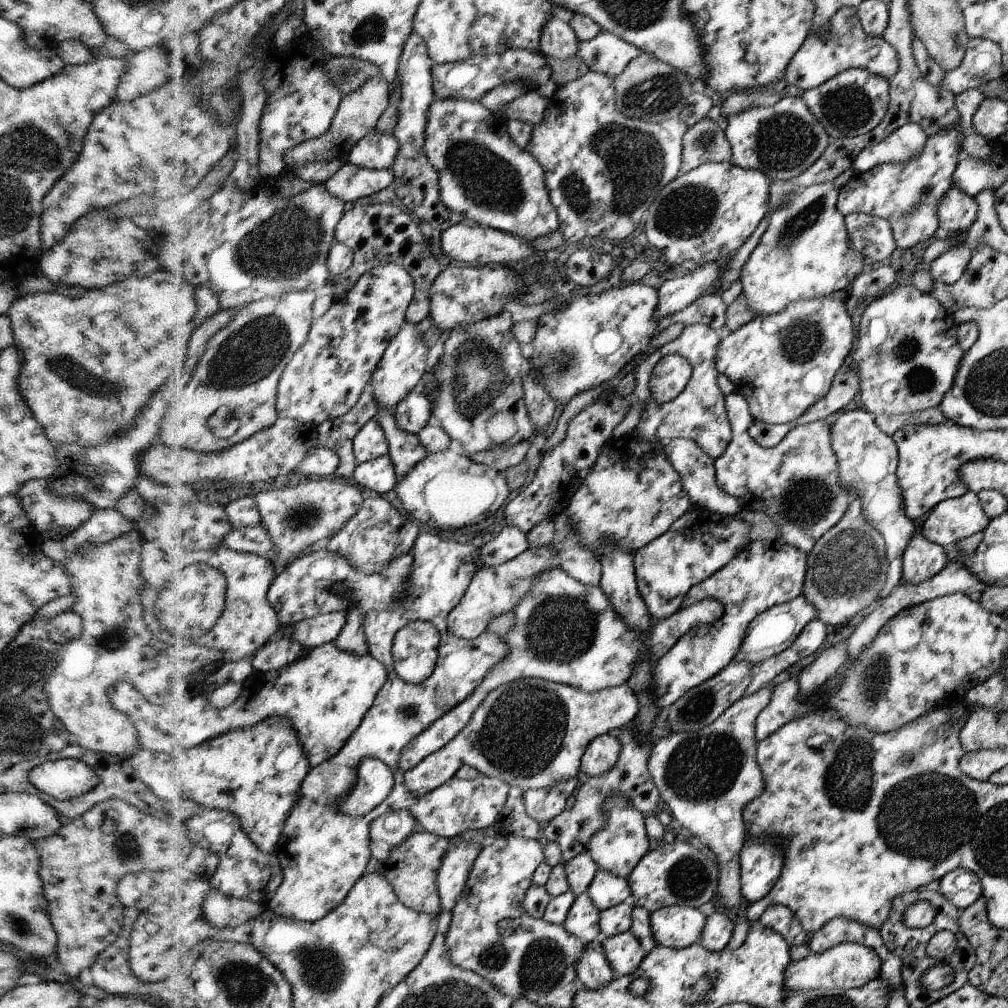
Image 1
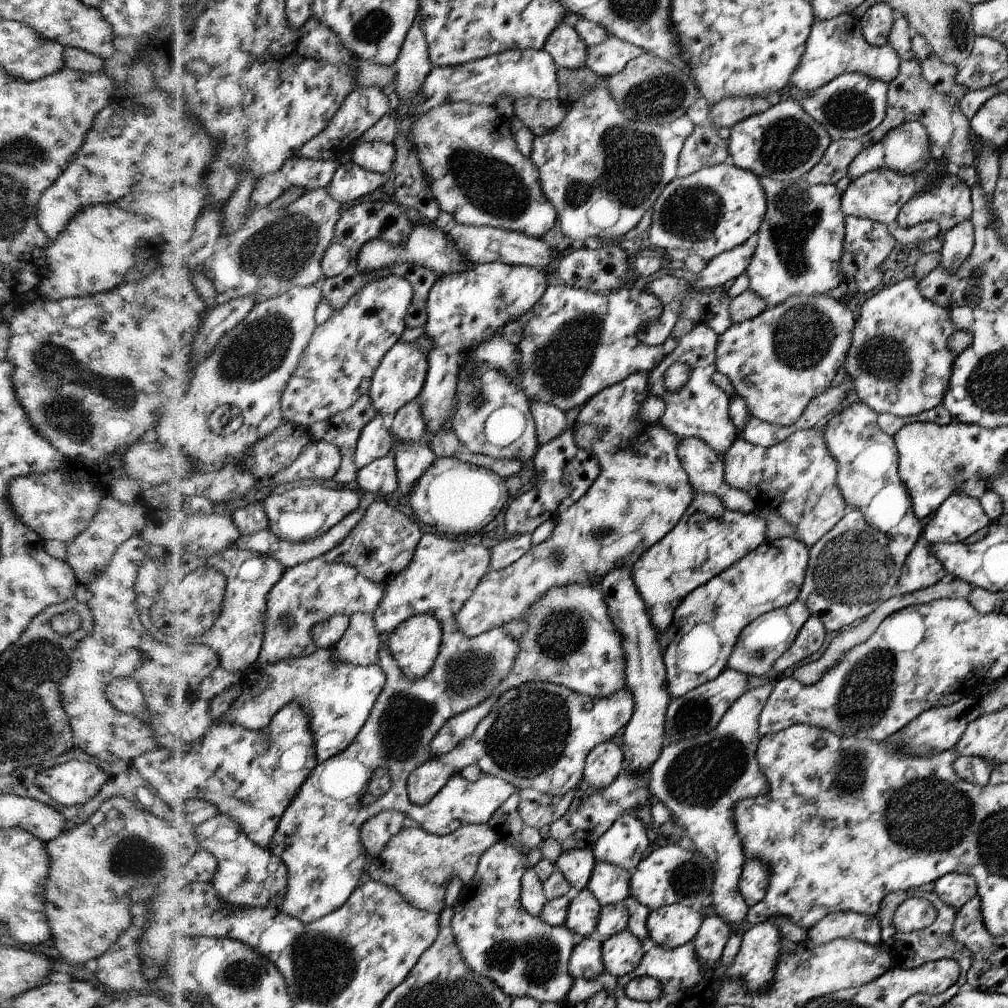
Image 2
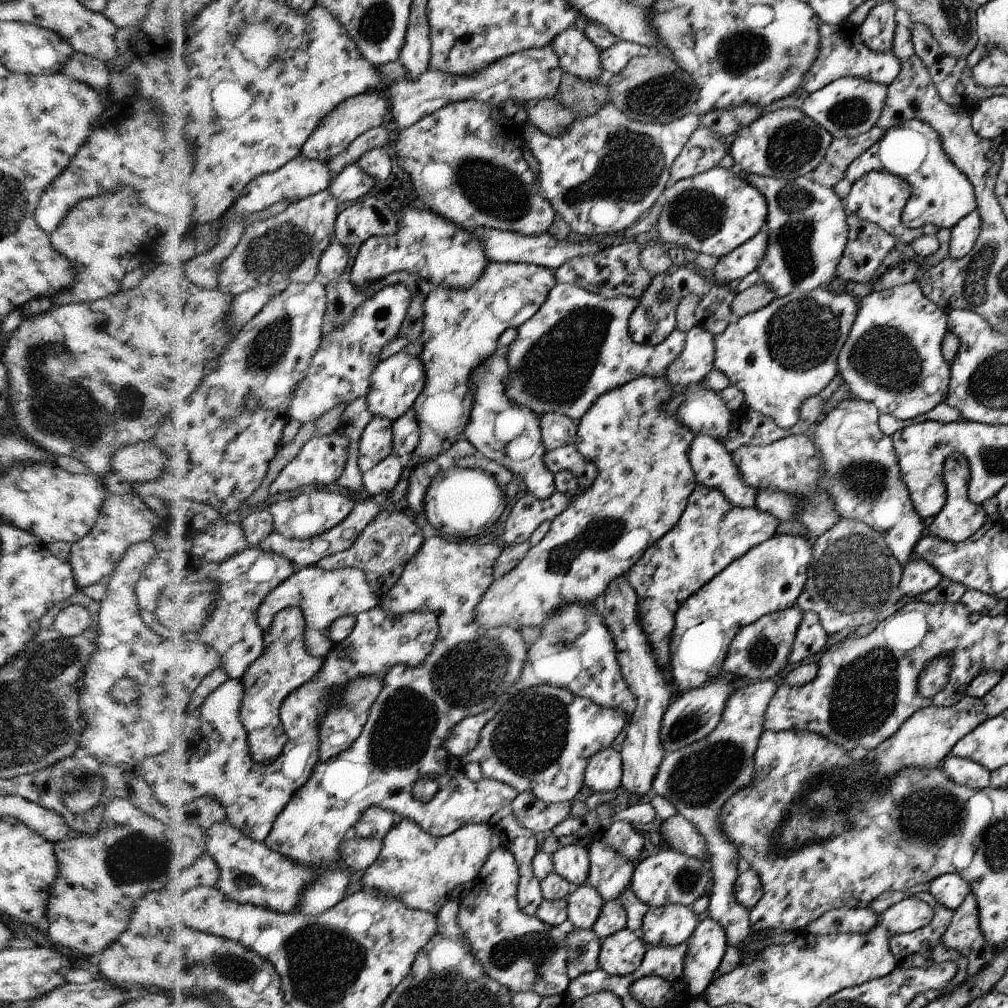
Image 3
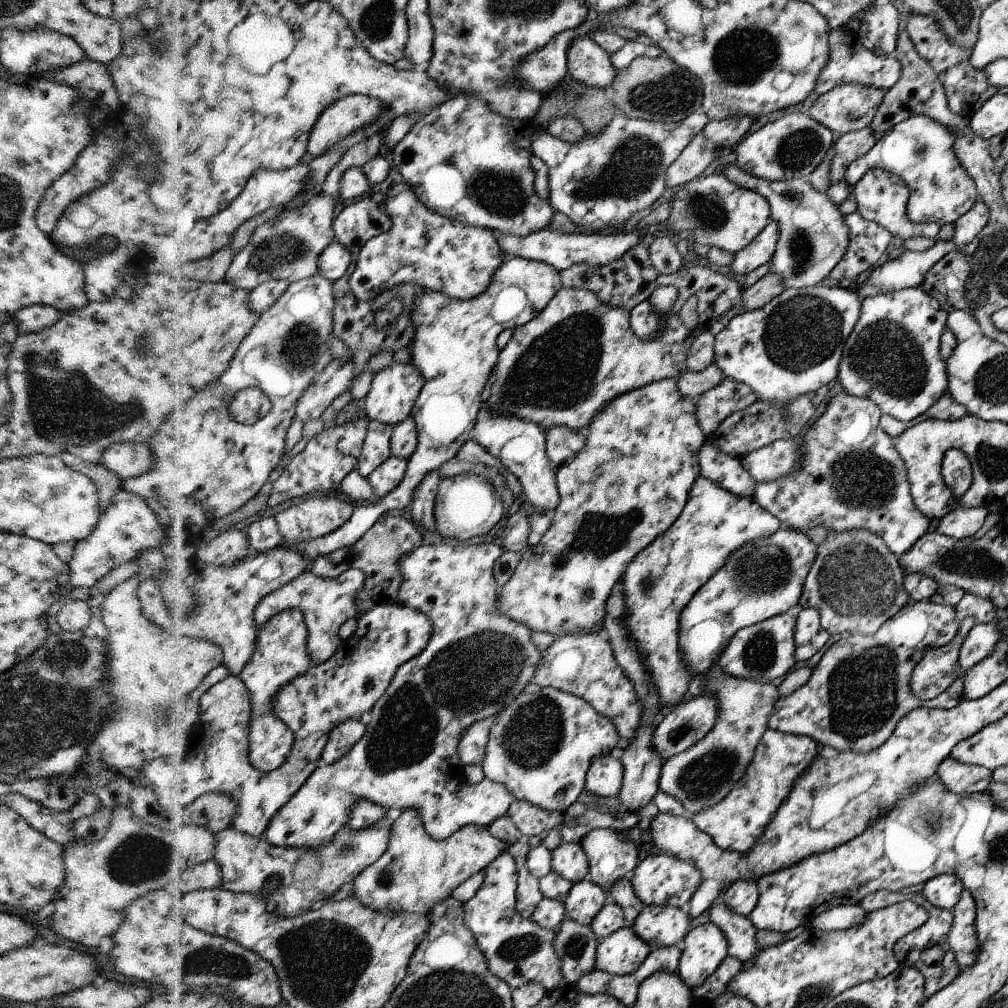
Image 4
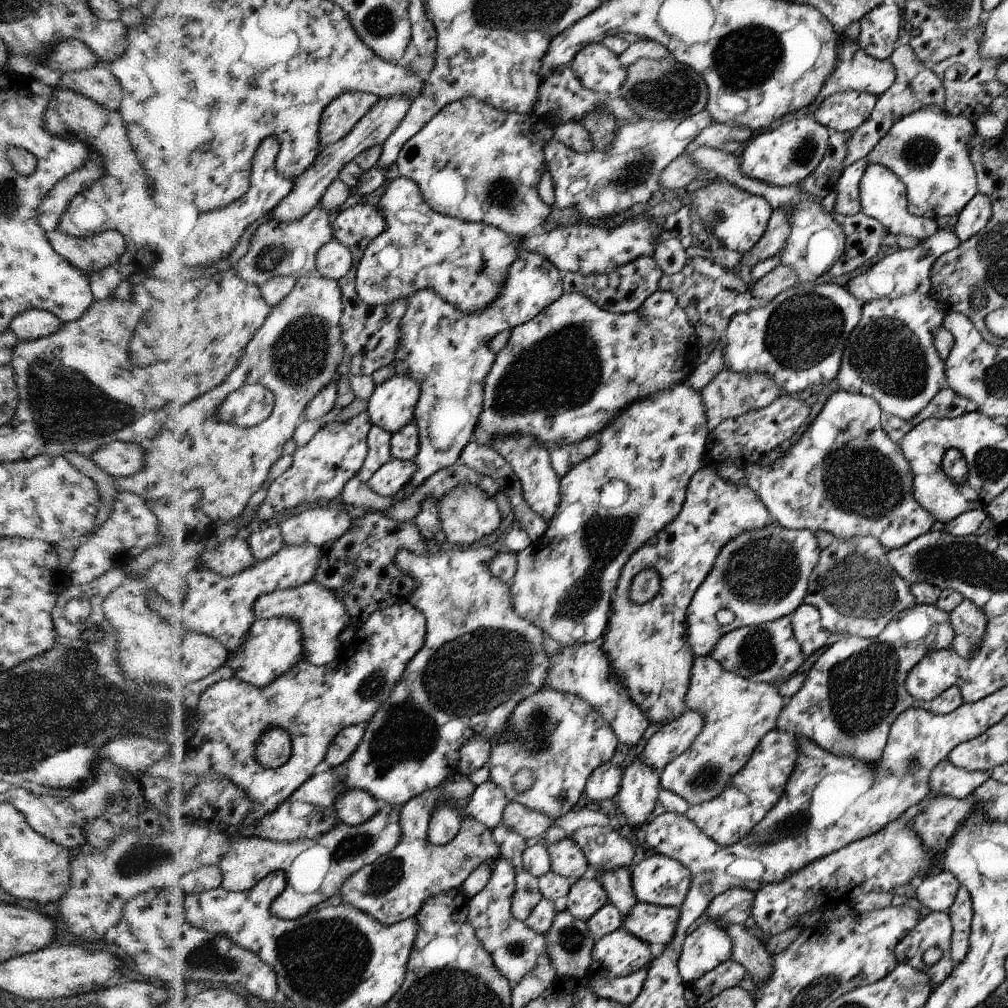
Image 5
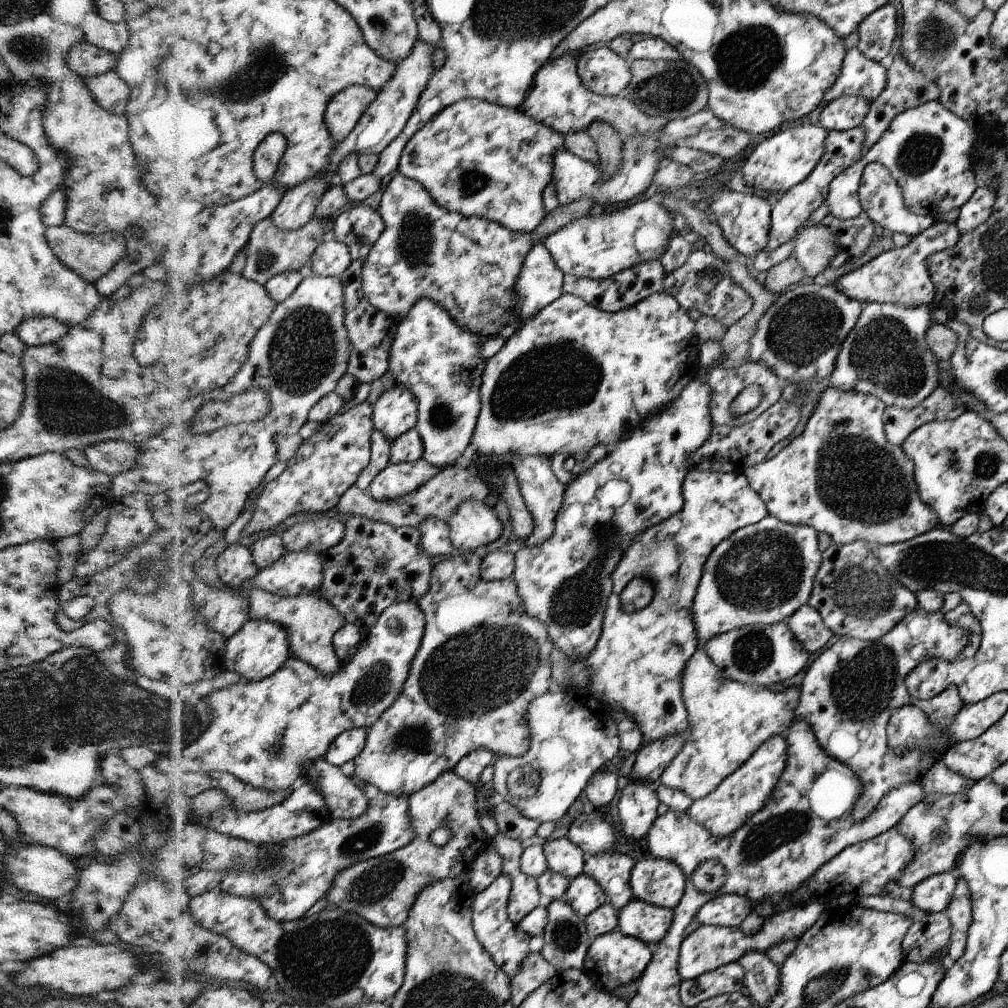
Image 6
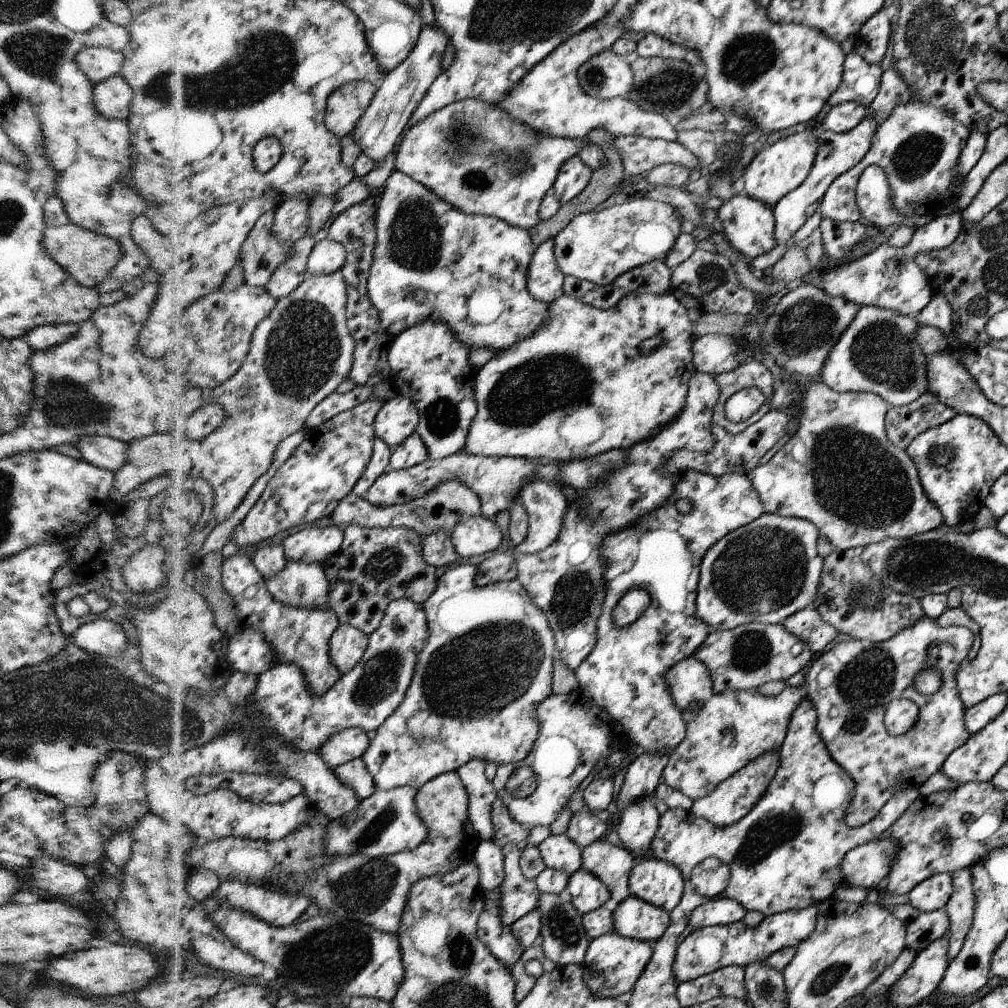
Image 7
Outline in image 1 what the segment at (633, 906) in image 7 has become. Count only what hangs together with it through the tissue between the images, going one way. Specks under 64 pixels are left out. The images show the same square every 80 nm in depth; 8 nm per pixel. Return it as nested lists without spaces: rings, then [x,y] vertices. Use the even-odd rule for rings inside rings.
[[[670,905],[655,910],[650,915],[650,926],[658,945],[683,949],[703,934],[706,916],[692,906]]]

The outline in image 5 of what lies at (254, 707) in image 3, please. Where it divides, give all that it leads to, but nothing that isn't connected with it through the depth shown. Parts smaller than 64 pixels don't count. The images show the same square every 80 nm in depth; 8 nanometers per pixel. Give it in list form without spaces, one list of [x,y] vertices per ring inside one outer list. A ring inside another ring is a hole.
[[[290,617],[258,619],[251,628],[247,644],[240,646],[239,651],[231,651],[227,664],[235,669],[241,679],[260,688],[266,688],[304,659],[302,636],[303,628],[296,619]],[[275,728],[268,731],[259,744],[260,762],[269,769],[284,766],[293,755],[293,740],[287,729]]]

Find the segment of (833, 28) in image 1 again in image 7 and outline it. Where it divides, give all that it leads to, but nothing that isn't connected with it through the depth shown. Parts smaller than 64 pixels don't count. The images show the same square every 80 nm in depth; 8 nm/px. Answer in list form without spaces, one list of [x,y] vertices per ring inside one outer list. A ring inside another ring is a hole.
[[[855,52],[846,54],[842,84],[827,103],[833,107],[852,101],[868,108],[879,94],[882,76],[880,64],[873,65]]]

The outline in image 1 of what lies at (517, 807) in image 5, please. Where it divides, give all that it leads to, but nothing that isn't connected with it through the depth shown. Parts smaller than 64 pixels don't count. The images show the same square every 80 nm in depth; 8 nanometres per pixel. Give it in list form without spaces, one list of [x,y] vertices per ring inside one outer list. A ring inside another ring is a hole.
[[[576,777],[551,789],[528,789],[523,792],[525,811],[537,823],[550,822],[566,808],[568,797],[576,790]]]

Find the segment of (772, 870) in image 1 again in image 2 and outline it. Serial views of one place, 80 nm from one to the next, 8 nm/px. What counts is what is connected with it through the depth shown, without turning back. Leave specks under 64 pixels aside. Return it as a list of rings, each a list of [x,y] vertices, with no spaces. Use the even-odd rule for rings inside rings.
[[[758,859],[745,861],[739,891],[749,907],[758,905],[766,896],[765,892],[771,880],[769,867]]]

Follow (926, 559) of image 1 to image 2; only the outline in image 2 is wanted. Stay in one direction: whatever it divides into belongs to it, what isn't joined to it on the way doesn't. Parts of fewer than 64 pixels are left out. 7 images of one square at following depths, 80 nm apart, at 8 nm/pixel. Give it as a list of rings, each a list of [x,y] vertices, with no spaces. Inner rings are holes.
[[[919,540],[904,561],[898,582],[898,594],[910,594],[931,586],[948,577],[943,564],[931,553],[926,540]]]

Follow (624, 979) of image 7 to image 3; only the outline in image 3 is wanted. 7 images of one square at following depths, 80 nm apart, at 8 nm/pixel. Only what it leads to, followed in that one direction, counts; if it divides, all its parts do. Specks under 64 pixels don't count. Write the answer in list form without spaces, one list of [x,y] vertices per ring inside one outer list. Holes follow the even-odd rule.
[[[627,926],[602,940],[599,968],[611,975],[626,976],[635,972],[647,954],[648,946]]]

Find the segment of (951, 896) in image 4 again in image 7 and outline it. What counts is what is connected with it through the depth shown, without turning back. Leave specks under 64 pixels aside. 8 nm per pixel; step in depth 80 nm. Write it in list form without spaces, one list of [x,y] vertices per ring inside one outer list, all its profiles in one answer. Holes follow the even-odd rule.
[[[938,873],[916,885],[908,898],[914,908],[929,913],[944,908],[954,892],[953,876],[950,873]]]

